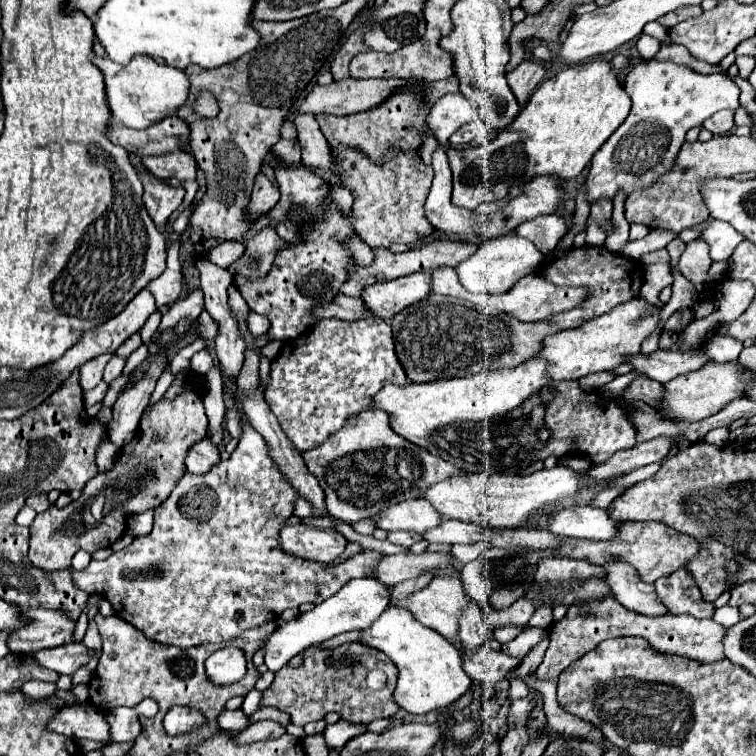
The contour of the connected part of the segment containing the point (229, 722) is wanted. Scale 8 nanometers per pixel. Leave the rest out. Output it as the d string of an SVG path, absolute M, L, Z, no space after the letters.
M236 709L236 711L222 711L220 717L218 717L218 725L220 725L220 729L224 729L224 731L240 733L240 731L248 729L250 717L248 717L242 709Z

